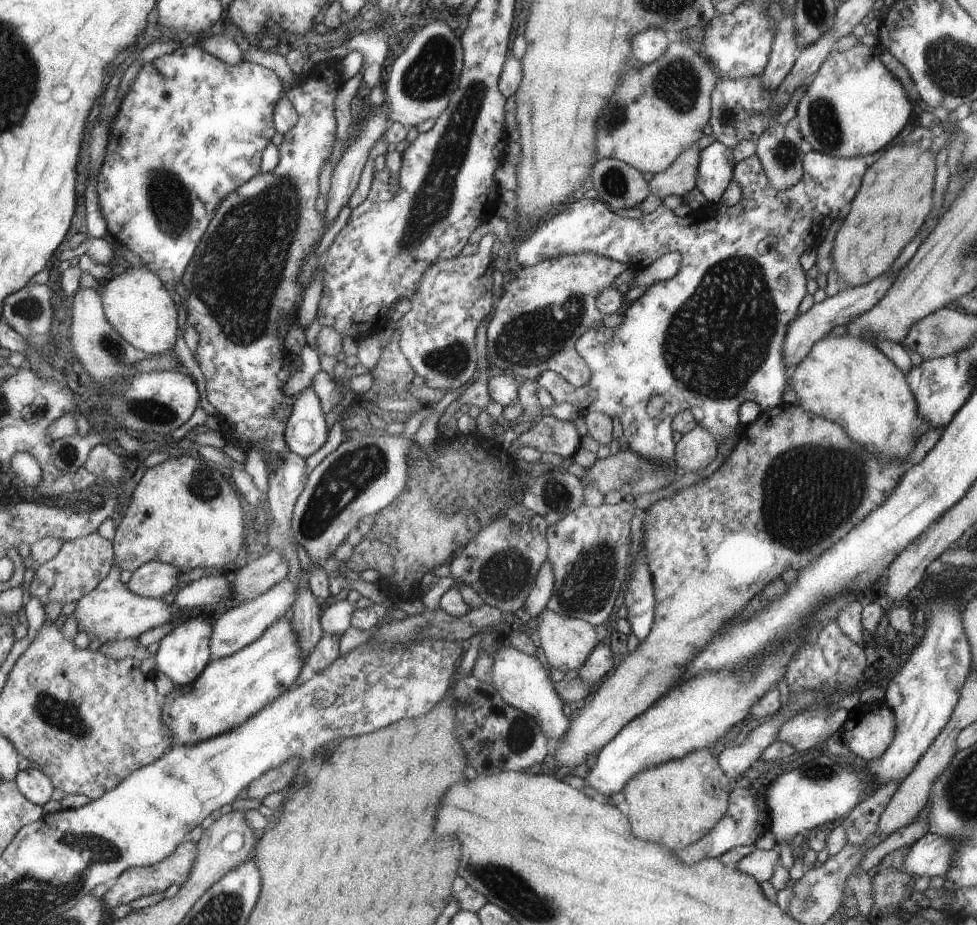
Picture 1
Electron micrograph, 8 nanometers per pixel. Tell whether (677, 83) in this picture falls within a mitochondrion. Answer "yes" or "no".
yes

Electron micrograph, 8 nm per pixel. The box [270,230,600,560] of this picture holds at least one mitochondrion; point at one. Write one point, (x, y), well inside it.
(353, 472)

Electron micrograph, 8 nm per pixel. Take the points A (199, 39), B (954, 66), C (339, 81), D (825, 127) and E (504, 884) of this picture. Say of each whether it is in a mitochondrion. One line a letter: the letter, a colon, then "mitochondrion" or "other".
A: other
B: mitochondrion
C: other
D: mitochondrion
E: mitochondrion

